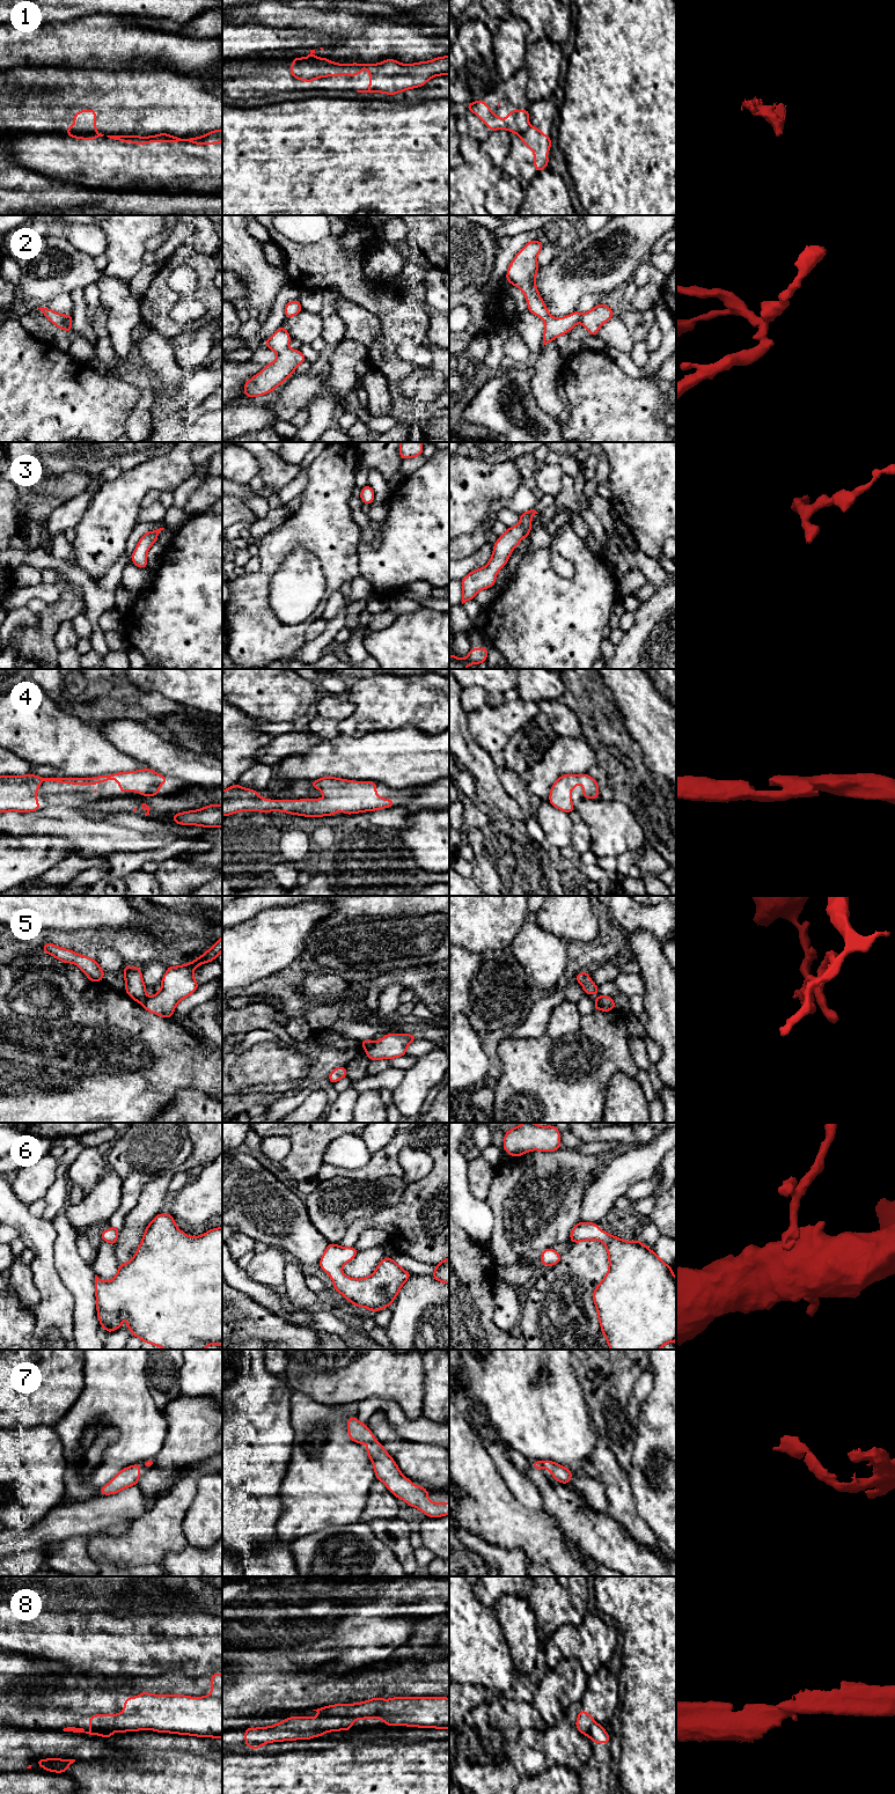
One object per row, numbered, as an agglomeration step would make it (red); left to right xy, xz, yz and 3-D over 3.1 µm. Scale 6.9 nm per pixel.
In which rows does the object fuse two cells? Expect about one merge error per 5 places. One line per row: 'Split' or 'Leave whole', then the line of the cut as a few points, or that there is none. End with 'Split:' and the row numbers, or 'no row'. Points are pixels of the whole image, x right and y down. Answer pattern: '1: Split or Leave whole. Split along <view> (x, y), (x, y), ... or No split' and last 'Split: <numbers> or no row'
1: Split. Split along xy (67, 130), (95, 132)
2: Leave whole. No split
3: Leave whole. No split
4: Leave whole. No split
5: Split. Split along xz (373, 1043), (366, 1050)
6: Leave whole. No split
7: Leave whole. No split
8: Split. Split along xz (320, 1715), (337, 1715), (352, 1720)
Split: 1, 5, 8

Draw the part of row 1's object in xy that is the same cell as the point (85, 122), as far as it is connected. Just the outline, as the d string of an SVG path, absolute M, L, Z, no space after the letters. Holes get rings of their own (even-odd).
M80 110L73 116L74 125L66 128L78 133L95 133L96 132L96 110Z

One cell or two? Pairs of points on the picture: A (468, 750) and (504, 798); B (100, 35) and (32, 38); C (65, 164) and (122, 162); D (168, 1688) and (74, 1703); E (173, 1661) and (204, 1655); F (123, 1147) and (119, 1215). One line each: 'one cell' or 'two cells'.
A: one cell
B: one cell
C: one cell
D: one cell
E: one cell
F: one cell

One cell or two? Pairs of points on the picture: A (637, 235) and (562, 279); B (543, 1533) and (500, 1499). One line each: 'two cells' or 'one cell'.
A: one cell
B: one cell

